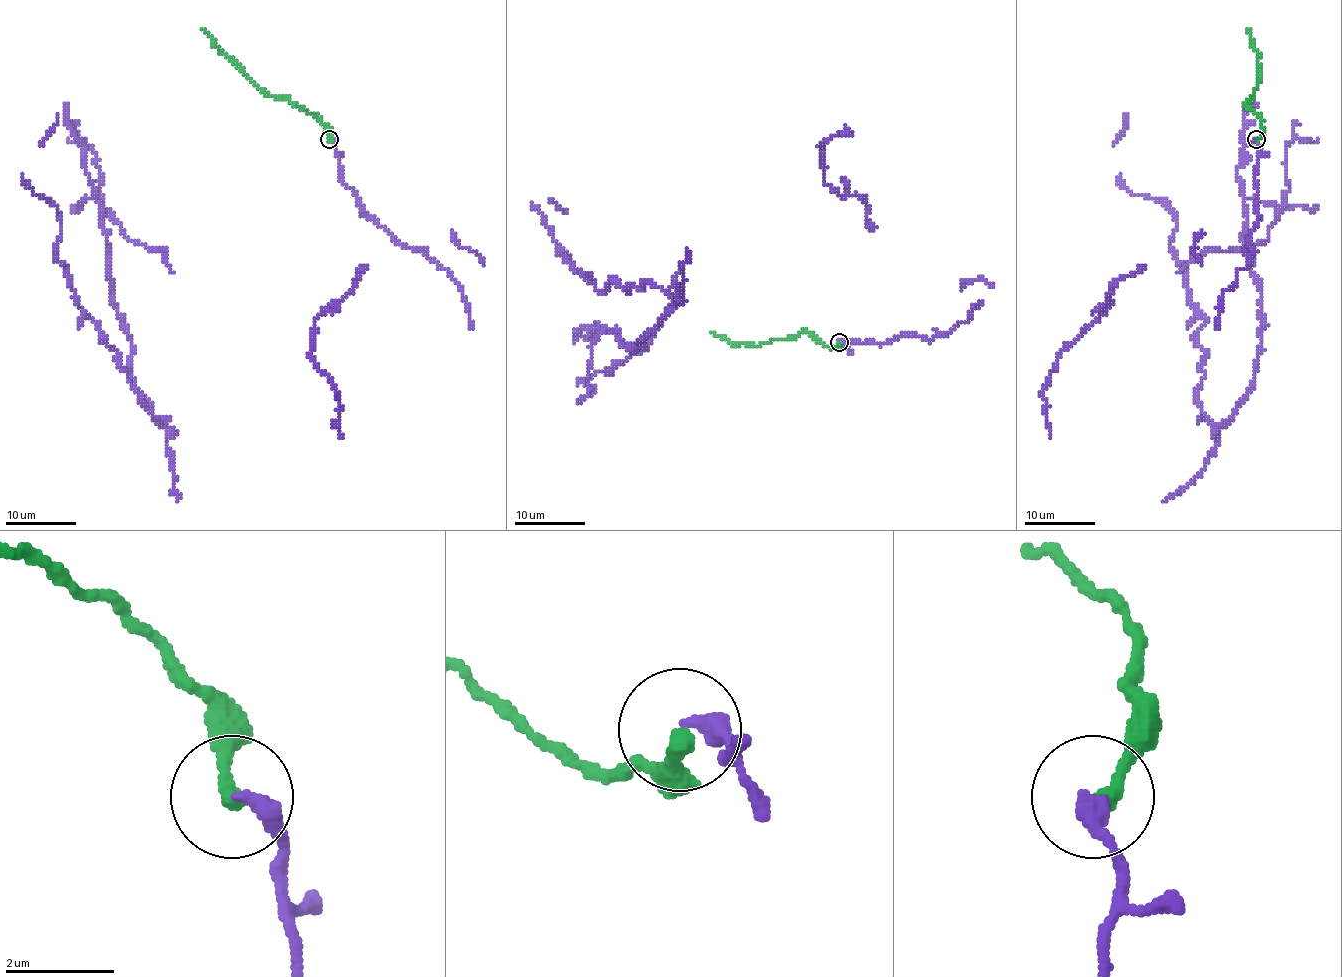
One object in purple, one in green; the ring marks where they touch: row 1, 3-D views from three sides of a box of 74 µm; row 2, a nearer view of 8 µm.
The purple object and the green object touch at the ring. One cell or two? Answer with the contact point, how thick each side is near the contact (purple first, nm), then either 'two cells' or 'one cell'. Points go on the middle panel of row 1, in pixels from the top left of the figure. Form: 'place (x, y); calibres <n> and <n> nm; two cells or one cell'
place (839, 342); calibres 360 and 320 nm; one cell

